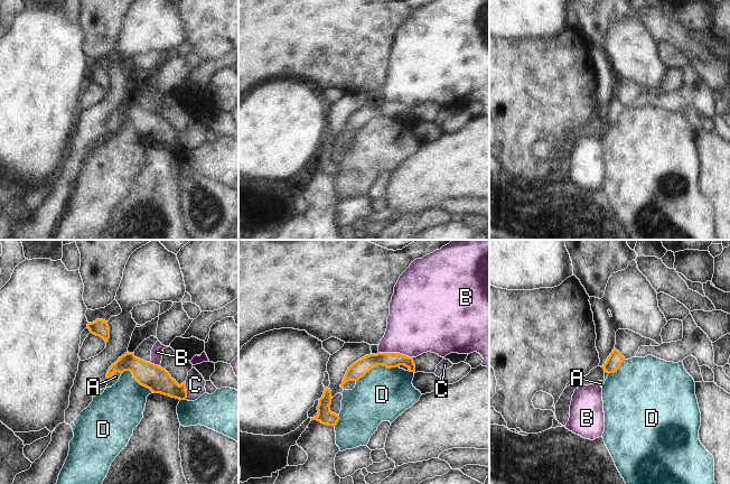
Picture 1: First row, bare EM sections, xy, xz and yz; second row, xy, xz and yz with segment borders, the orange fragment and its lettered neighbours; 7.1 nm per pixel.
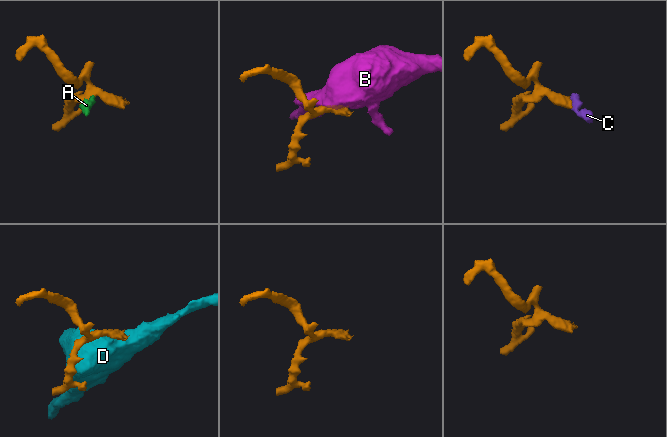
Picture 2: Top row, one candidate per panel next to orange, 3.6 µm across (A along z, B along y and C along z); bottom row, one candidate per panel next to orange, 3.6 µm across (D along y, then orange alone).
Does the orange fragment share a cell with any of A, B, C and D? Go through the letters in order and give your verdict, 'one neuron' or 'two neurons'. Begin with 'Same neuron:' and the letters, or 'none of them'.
Same neuron: A, C
A: one neuron
B: two neurons
C: one neuron
D: two neurons

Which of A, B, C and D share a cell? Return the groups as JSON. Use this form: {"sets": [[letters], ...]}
{"sets": [["A", "C"], ["B"], ["D"]]}

